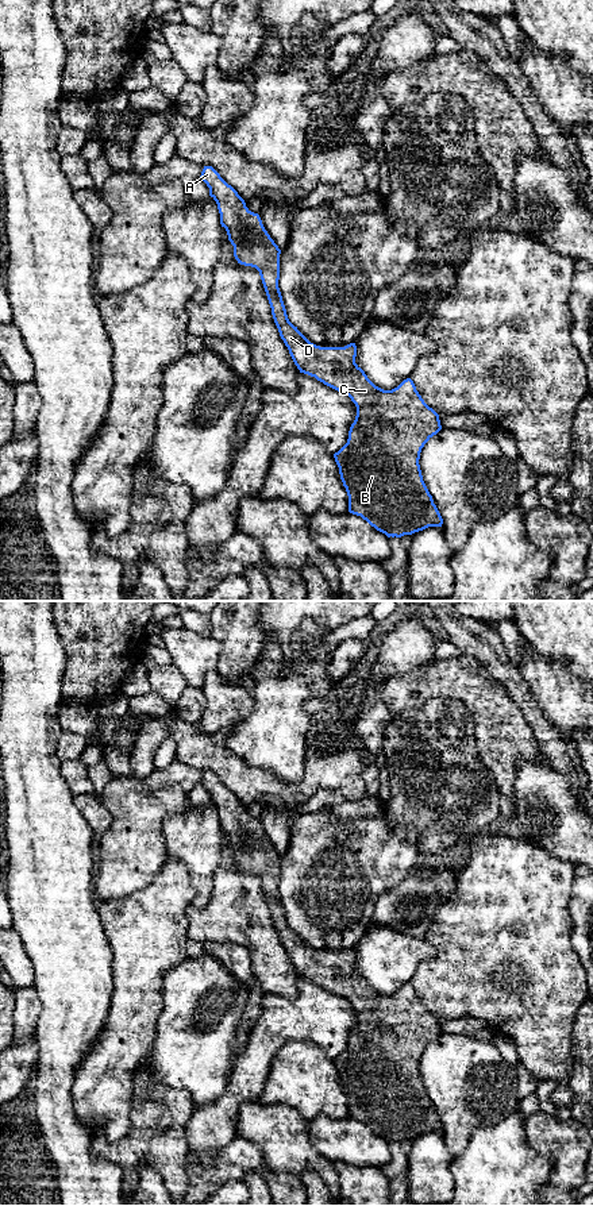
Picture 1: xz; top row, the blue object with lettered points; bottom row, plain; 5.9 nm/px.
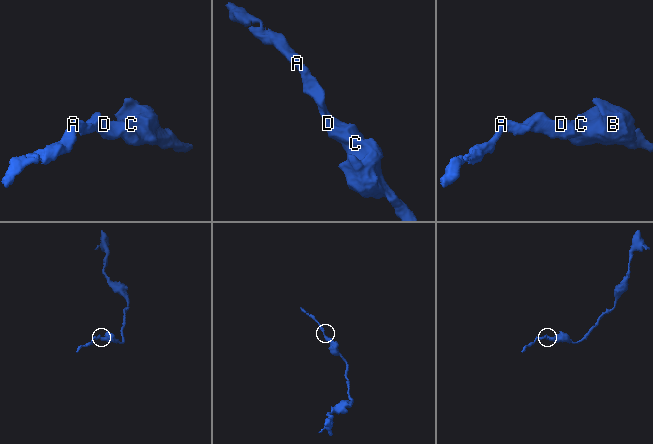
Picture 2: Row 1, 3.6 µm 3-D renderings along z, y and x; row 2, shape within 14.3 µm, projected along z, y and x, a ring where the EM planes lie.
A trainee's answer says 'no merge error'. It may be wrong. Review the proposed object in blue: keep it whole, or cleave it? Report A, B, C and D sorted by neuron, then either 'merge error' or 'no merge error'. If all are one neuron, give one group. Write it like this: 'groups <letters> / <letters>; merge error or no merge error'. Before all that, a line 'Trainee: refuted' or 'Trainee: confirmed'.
Trainee: confirmed
groups A B C D; no merge error

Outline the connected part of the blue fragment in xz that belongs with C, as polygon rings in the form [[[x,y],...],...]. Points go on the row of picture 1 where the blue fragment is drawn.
[[[204,166],[200,177],[217,204],[220,224],[234,246],[235,259],[259,271],[274,323],[300,373],[347,394],[357,407],[347,443],[334,454],[349,496],[349,512],[361,516],[388,538],[442,527],[443,519],[423,481],[419,465],[421,448],[442,429],[439,415],[424,402],[411,378],[392,390],[376,386],[355,363],[355,343],[344,347],[320,347],[311,343],[288,319],[278,288],[281,250],[265,230],[259,215],[246,207],[244,200],[212,166]]]

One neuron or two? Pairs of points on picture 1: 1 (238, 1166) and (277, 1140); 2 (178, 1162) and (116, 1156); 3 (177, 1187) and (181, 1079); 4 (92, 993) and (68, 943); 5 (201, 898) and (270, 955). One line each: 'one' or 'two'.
1: two
2: one
3: two
4: one
5: two

